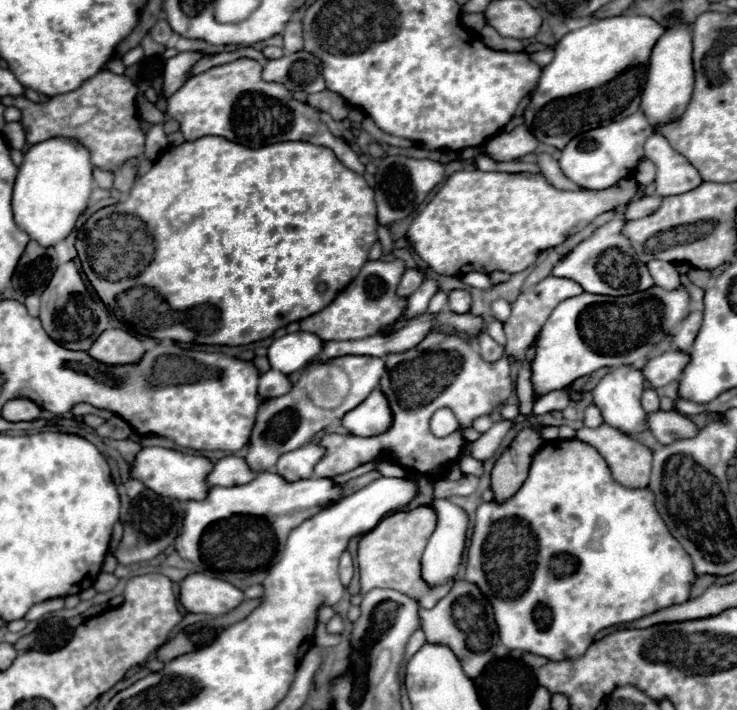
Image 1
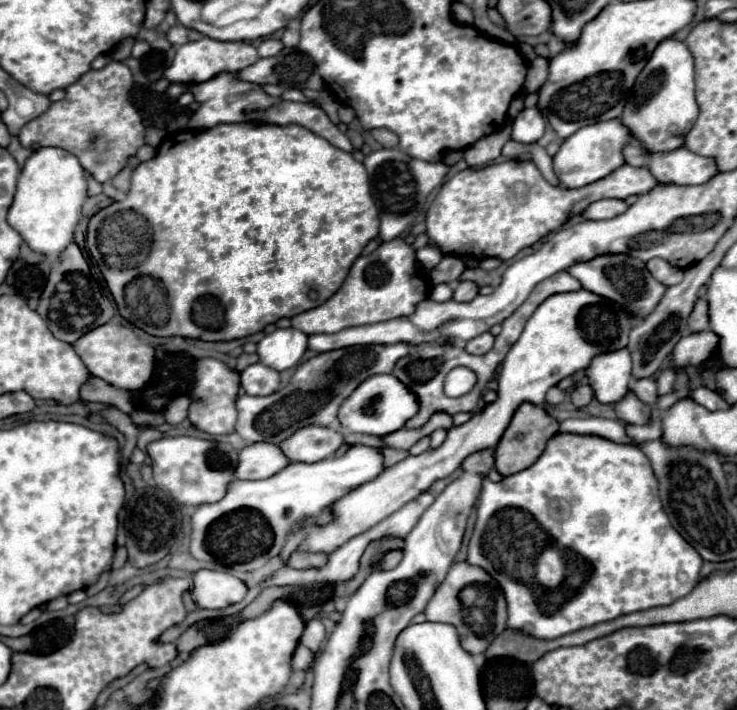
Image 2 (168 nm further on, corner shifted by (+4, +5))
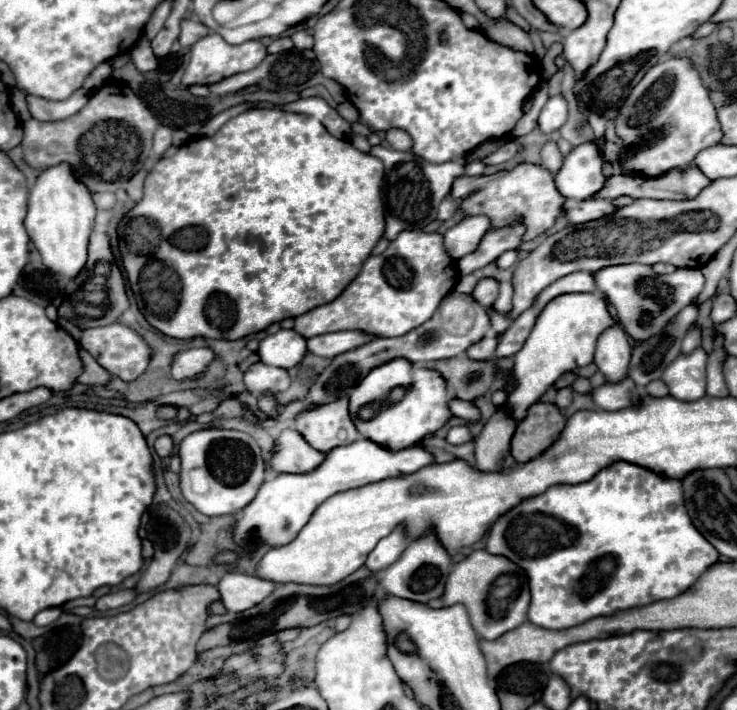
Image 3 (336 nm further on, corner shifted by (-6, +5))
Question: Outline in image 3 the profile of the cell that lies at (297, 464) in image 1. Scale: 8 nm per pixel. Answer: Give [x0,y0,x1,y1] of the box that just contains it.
[296,399,360,453]

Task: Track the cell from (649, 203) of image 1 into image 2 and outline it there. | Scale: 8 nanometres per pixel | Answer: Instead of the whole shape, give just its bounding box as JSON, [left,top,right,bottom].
[582,199,628,219]

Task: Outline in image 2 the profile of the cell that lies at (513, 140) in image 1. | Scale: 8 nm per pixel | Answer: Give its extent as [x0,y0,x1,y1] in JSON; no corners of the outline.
[512,107,546,143]

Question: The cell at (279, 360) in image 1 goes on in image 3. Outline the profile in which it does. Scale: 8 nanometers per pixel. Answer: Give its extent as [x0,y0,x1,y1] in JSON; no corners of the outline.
[260,329,306,369]

